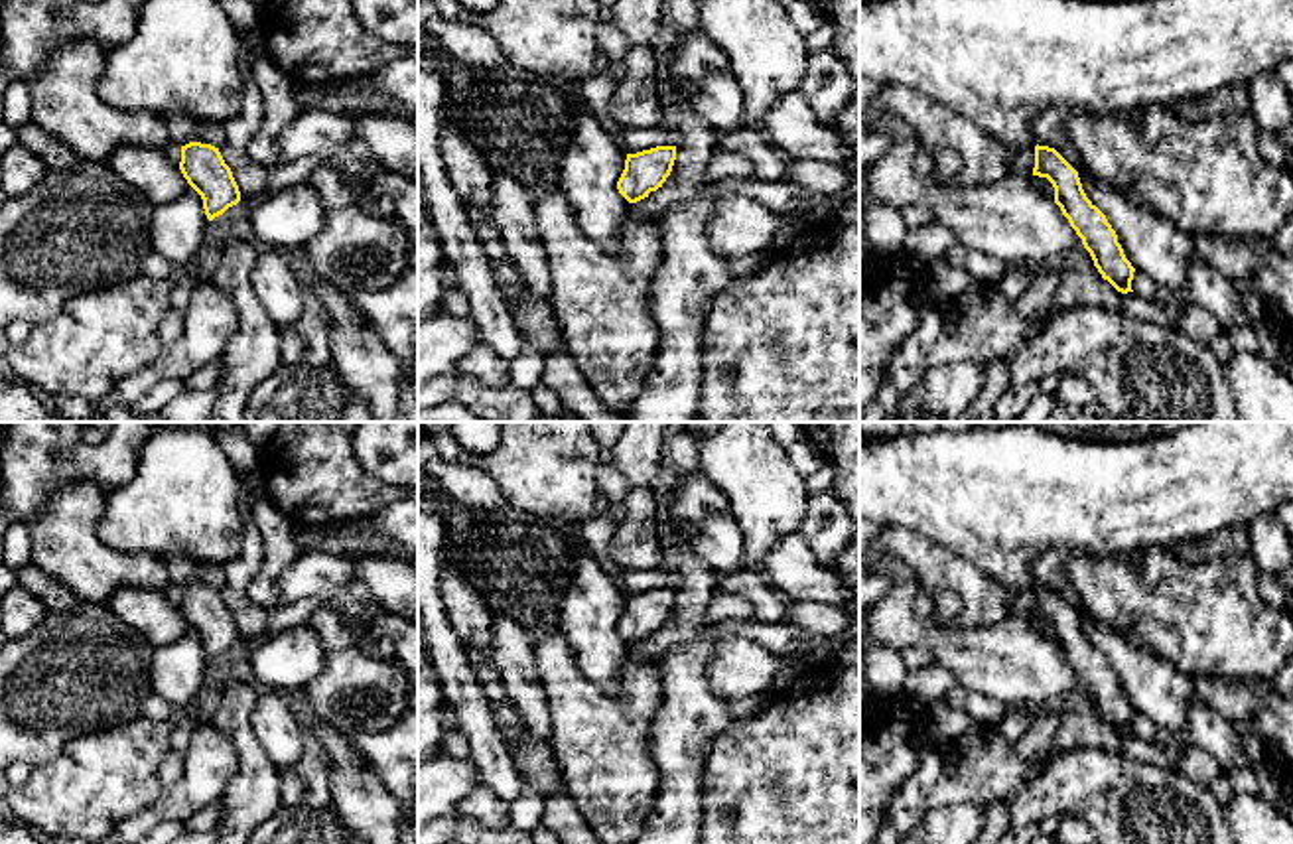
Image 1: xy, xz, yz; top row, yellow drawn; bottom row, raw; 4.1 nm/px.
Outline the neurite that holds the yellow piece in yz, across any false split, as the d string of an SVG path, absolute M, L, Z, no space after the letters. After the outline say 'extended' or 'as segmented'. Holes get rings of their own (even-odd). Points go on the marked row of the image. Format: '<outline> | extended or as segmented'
M1037 144L1033 176L1053 183L1055 203L1082 239L1102 278L1122 294L1133 292L1135 268L1125 258L1106 215L1086 197L1078 172L1055 148Z | as segmented

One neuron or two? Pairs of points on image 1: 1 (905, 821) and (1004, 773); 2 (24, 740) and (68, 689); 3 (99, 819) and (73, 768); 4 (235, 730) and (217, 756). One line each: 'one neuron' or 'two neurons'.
1: two neurons
2: one neuron
3: one neuron
4: two neurons

